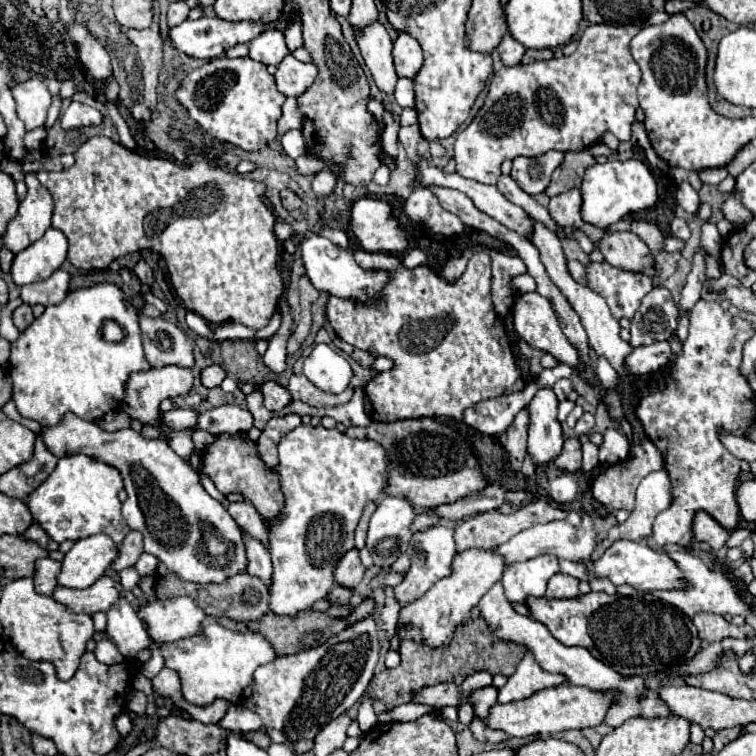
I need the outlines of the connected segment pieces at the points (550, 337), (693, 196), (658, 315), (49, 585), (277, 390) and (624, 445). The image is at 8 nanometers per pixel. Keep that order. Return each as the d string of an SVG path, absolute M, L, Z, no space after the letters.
M529 292L529 294L523 294L523 296L517 298L517 302L513 306L513 326L515 326L515 332L519 334L519 338L523 338L531 348L549 352L559 362L563 362L563 364L567 364L571 368L579 366L579 352L575 350L575 346L563 334L563 330L559 326L559 320L557 320L549 300L545 300L541 294Z
M681 182L679 188L677 188L677 204L683 206L687 212L695 212L699 208L699 196L697 196L697 190L689 184L689 182Z
M653 288L641 302L639 310L635 312L635 316L631 318L631 346L647 346L653 344L657 340L667 340L669 336L673 336L677 328L677 306L671 300L669 290L665 288Z
M49 556L39 558L35 562L35 574L33 574L33 582L35 582L35 592L37 594L45 594L51 596L53 588L57 586L57 572L59 572L59 562L51 560Z
M265 382L261 386L261 394L263 394L263 404L267 410L271 412L279 412L283 410L287 404L291 404L291 394L287 392L287 388L281 388L277 382Z
M615 428L605 430L603 432L603 444L599 448L599 460L603 464L619 464L621 460L627 460L627 456L629 456L627 438Z

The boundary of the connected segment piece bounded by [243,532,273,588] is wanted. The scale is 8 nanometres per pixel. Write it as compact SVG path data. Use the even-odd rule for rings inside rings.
M243 532L245 536L245 546L249 552L249 574L257 576L267 588L271 588L273 584L273 564L271 564L271 556L267 552L267 548L257 542L253 536L249 536L247 532Z

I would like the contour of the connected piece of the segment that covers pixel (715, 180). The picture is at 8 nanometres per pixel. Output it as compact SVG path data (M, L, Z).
M707 168L707 170L699 170L697 174L699 174L699 180L703 184L719 184L721 178L723 178L723 170L721 168L713 168L713 170Z

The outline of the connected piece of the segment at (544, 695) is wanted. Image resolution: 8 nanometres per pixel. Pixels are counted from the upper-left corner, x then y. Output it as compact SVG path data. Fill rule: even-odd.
M559 684L557 688L535 692L533 696L519 702L495 704L483 722L485 726L493 730L503 730L509 736L553 736L569 728L587 728L601 724L605 718L605 708L609 708L611 700L611 692L589 692L587 688Z

